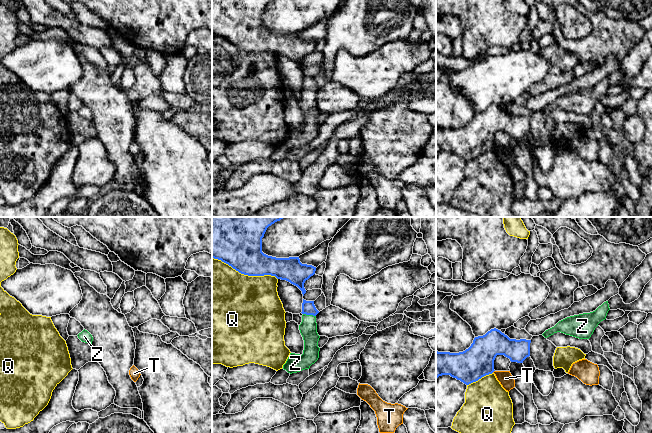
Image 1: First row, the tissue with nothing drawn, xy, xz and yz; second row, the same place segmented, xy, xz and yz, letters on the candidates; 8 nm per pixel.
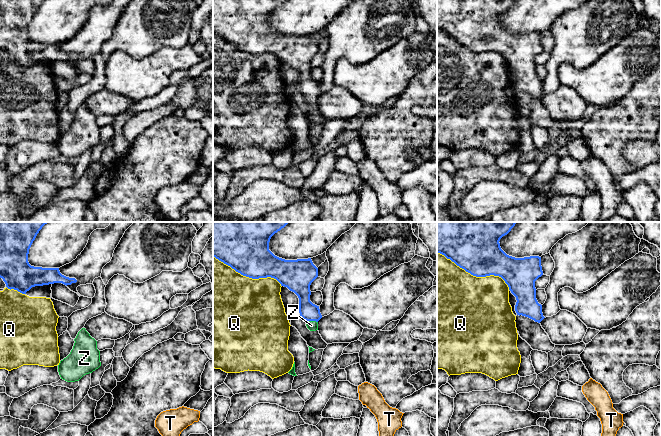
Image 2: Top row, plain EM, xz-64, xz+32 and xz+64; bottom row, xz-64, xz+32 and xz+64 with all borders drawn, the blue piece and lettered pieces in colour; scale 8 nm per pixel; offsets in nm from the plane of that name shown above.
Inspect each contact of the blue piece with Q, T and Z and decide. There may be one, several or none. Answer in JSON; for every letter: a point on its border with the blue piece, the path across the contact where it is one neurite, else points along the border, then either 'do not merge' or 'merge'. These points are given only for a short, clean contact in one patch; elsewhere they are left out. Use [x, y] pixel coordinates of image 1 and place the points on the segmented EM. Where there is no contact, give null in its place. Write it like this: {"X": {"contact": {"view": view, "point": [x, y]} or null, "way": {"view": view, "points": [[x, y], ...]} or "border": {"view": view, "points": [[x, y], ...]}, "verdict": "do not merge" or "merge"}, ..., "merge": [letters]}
{"Q": {"contact": {"view": "xz", "point": [245, 274]}, "verdict": "do not merge"}, "T": {"contact": {"view": "yz", "point": [493, 371]}, "border": {"view": "yz", "points": [[494, 370], [492, 372]]}, "verdict": "do not merge"}, "Z": {"contact": {"view": "xz", "point": [309, 314]}, "way": {"view": "xz", "points": [[308, 307], [309, 314], [308, 328]]}, "verdict": "merge"}, "merge": ["Z"]}

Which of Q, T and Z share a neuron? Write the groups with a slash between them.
Q / T / Z

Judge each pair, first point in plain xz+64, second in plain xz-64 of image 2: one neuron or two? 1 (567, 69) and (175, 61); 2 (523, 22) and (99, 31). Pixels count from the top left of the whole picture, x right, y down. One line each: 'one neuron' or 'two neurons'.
1: one neuron
2: two neurons

